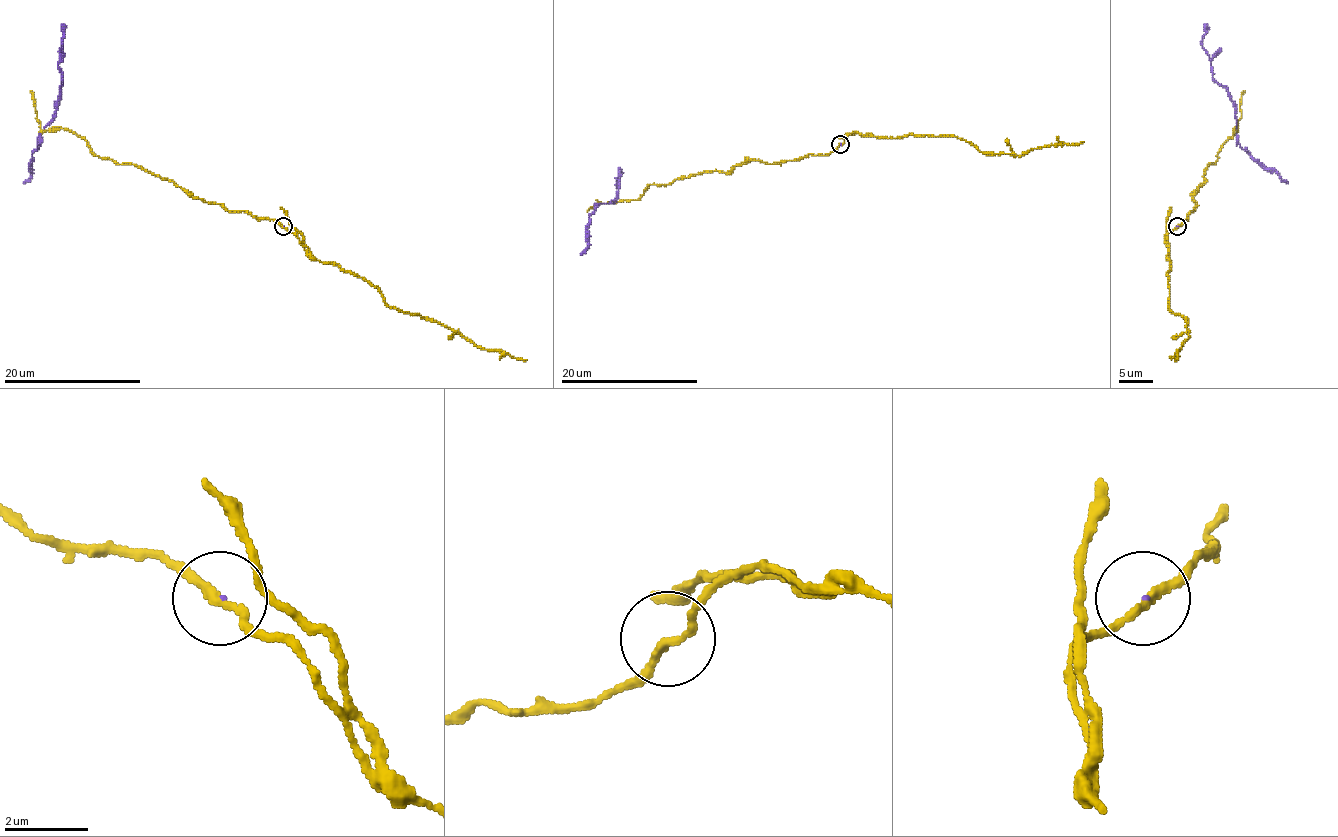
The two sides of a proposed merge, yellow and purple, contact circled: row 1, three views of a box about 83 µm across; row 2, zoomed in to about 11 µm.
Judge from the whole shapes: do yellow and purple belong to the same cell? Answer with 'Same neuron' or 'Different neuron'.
Different neuron

